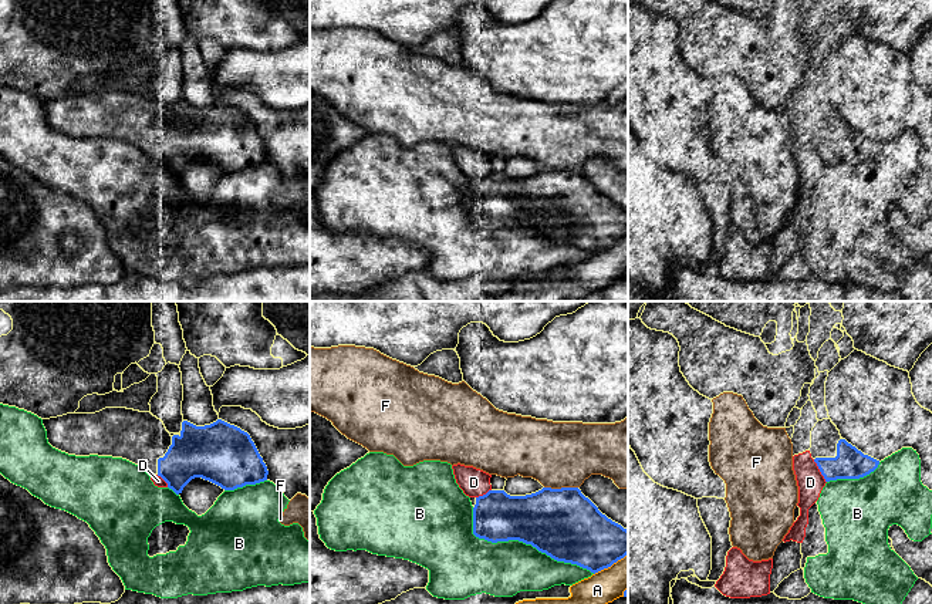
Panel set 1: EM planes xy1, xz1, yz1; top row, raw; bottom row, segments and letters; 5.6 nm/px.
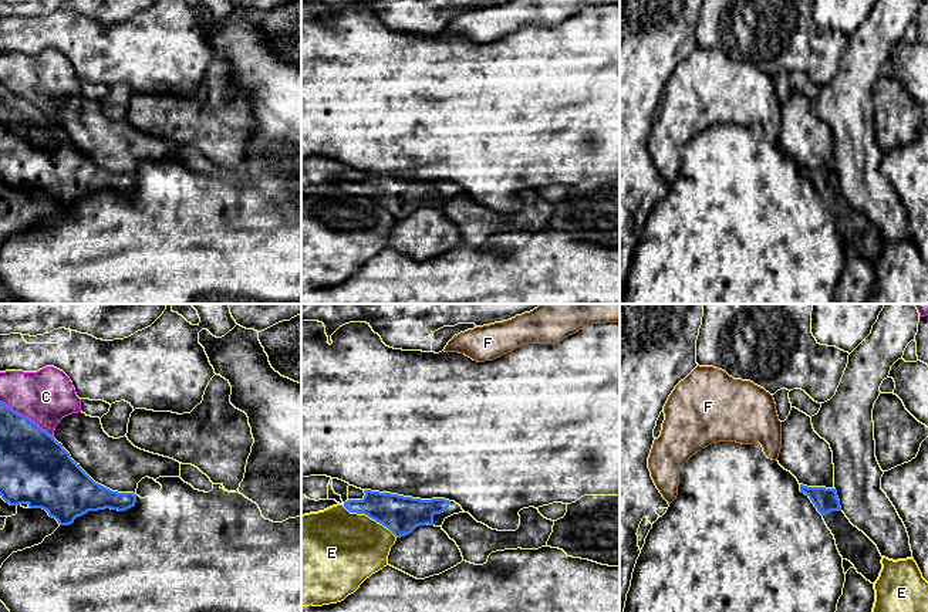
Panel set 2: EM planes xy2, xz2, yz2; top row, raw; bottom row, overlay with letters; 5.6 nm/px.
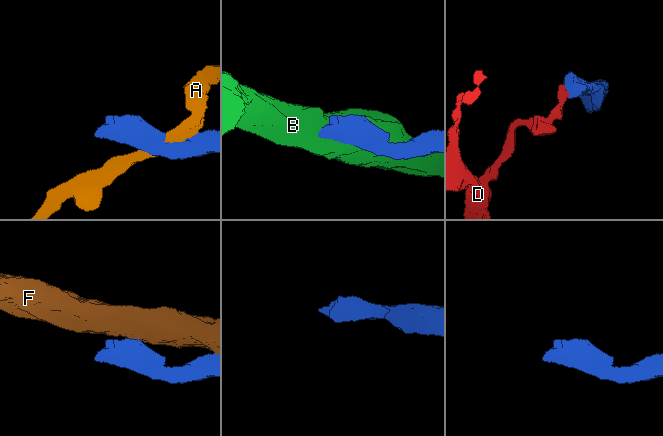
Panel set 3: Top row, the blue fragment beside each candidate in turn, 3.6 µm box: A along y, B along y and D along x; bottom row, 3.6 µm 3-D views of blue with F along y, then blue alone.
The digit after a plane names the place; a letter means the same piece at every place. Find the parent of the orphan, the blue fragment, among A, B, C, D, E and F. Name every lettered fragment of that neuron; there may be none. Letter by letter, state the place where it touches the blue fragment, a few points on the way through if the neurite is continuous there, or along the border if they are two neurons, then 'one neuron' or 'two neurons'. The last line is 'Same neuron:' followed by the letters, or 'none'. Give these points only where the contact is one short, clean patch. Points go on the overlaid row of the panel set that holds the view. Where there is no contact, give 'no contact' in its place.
A: meets blue in xz1 at (610, 566); two neurons
B: meets blue in xz1 at (522, 540); two neurons
C: meets blue in xy2 at (27, 418); two neurons
D: meets blue in yz1 at (820, 471); two neurons
E: meets blue in xz2 at (370, 517); two neurons
F: meets blue in xz1 at (561, 488); two neurons
Same neuron: none

